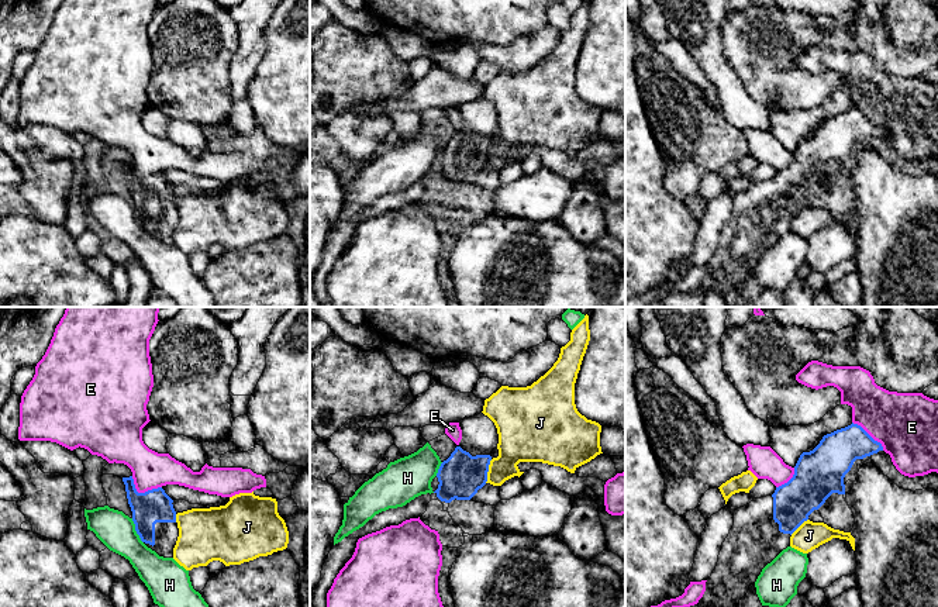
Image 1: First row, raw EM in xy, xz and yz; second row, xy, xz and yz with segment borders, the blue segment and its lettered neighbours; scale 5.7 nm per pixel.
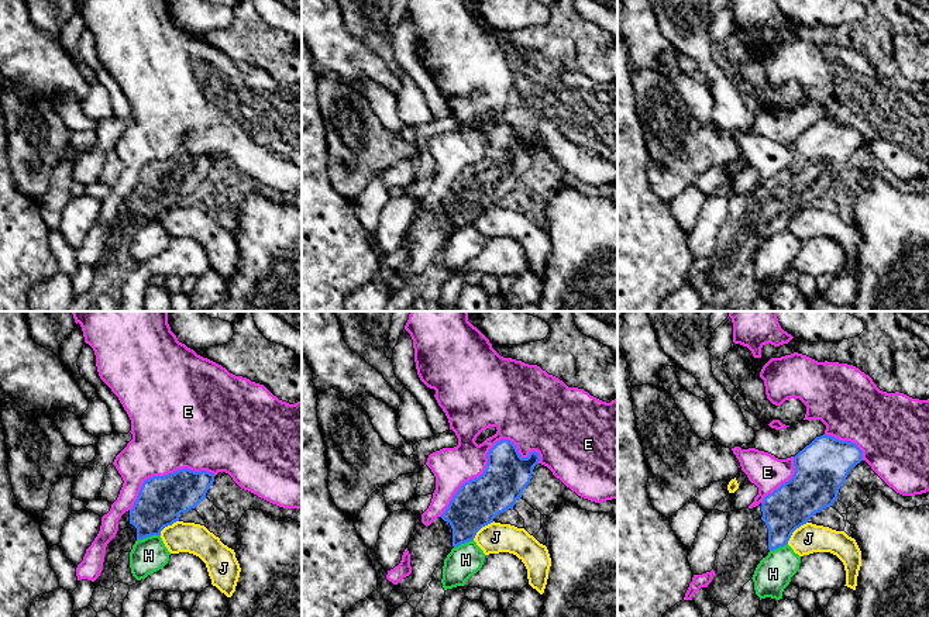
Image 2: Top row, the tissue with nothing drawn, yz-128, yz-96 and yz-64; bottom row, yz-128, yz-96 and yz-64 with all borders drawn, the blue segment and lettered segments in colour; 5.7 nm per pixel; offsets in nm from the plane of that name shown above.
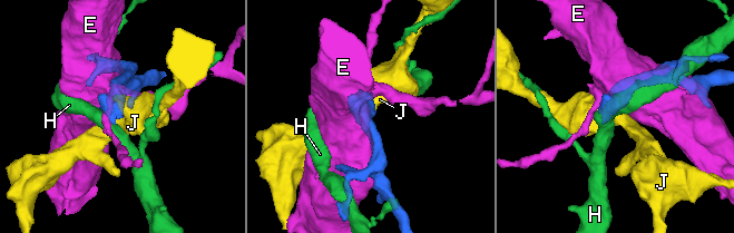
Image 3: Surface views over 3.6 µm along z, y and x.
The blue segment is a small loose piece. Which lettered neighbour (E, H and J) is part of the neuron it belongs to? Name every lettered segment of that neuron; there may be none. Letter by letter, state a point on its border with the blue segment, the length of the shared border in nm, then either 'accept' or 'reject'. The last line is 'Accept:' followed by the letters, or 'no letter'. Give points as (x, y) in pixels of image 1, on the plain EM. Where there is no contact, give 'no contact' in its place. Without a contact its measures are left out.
E: contact xy (142, 178); length 190 nm; reject
H: contact xy (135, 214); length 160 nm; reject
J: contact xz (488, 155); length 140 nm; reject
Accept: no letter

